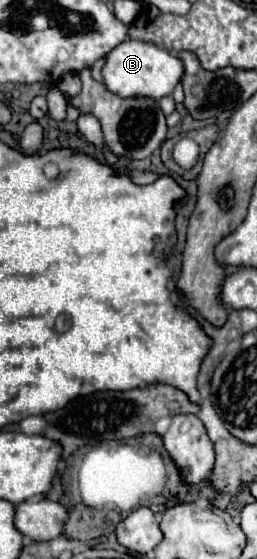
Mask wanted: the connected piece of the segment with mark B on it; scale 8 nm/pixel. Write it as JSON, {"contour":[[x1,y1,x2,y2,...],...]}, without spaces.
{"contour":[[125,40,107,54,107,62,103,66,103,82,107,90,121,98,147,96,159,100,173,92,175,84,183,78,183,70,185,68,181,58,171,54,167,48,141,40]]}

